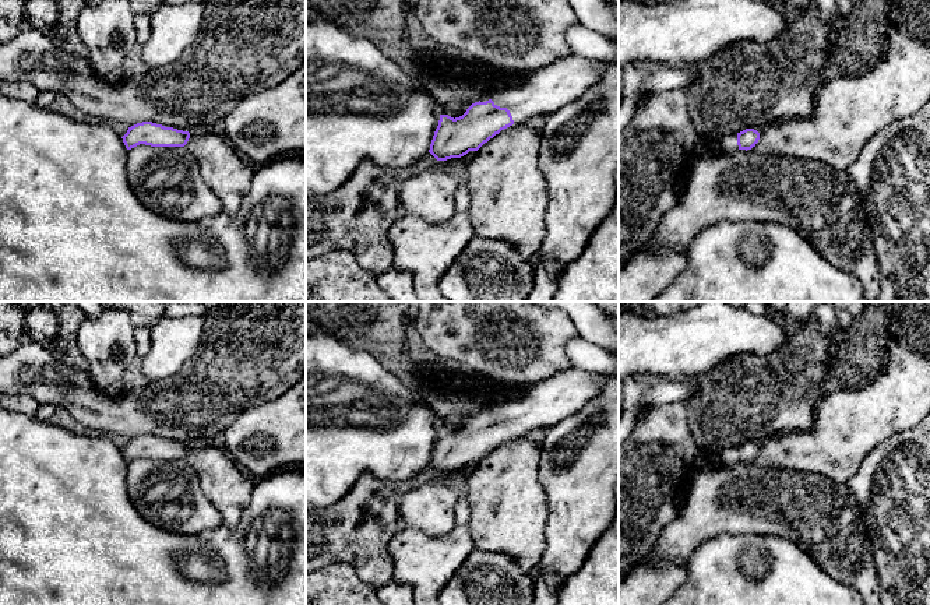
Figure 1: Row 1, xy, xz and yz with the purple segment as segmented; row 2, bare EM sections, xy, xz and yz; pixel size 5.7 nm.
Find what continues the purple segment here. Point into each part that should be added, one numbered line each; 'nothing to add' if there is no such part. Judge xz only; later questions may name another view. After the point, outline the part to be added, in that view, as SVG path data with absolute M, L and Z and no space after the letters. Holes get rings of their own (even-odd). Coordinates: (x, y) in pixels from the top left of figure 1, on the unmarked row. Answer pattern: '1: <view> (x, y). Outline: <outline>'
1: xz (541, 405). Outline: M570 367L528 386L519 397L505 398L480 415L492 412L494 418L510 423L514 437L522 437L578 412L599 394L602 386L603 376Z

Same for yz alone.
1: yz (728, 456). Outline: M737 446L723 449L723 450L718 451L715 454L715 457L716 457L718 462L721 462L721 464L725 464L725 465L736 464L736 462L739 462Z

